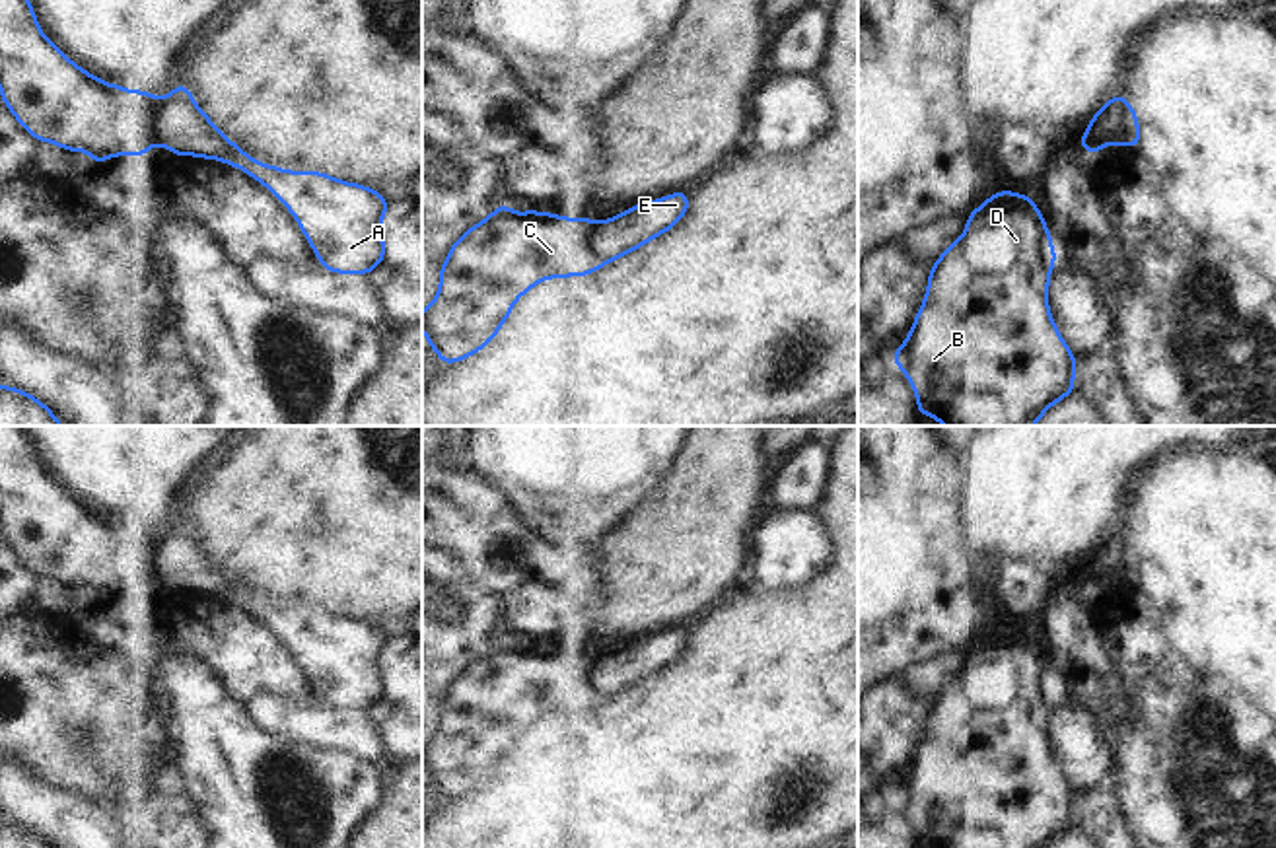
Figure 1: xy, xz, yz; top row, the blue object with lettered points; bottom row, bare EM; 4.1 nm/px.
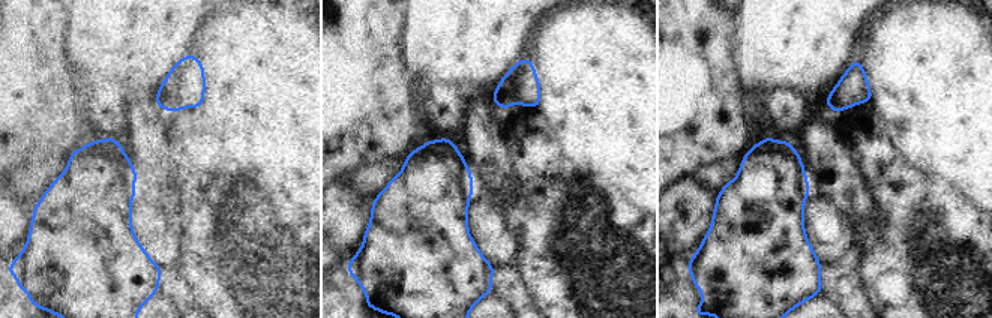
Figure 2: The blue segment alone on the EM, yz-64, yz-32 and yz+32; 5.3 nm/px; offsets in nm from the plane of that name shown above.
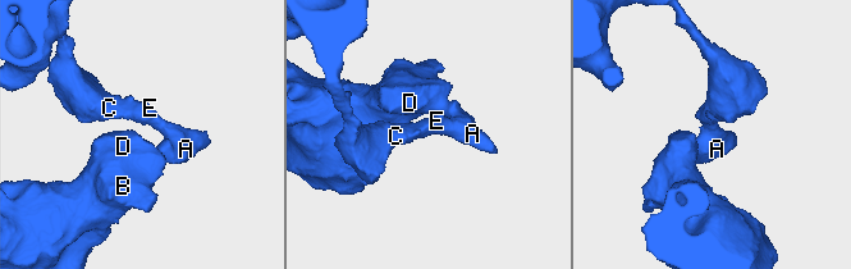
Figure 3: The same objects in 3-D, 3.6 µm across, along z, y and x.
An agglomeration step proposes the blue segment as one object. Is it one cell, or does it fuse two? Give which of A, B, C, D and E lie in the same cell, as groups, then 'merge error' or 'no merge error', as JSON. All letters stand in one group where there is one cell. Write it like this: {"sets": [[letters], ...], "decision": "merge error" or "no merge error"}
{"sets": [["A", "B", "D", "E"], ["C"]], "decision": "merge error"}

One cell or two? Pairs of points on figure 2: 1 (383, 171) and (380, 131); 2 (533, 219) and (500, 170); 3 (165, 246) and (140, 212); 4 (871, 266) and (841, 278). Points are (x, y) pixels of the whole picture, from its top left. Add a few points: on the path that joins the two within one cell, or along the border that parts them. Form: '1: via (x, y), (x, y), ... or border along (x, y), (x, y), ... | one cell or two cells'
1: border along (404, 156), (362, 159), (348, 170) | two cells
2: border along (508, 146), (509, 182), (496, 188), (473, 183) | two cells
3: via (156, 237), (149, 228), (147, 221) | one cell
4: border along (851, 260), (869, 302) | two cells

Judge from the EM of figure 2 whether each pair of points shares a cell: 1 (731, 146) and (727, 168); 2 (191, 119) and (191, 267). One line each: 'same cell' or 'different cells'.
1: different cells
2: same cell

